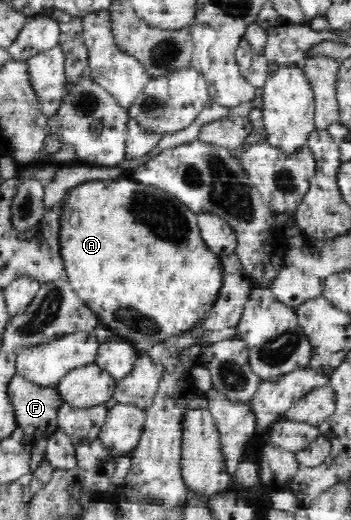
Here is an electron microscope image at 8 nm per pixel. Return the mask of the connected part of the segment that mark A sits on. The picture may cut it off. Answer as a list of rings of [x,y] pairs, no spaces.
[[[126,175],[115,180],[91,181],[82,183],[70,190],[64,216],[61,220],[60,242],[65,271],[67,272],[66,278],[71,282],[76,295],[86,302],[88,308],[98,314],[103,326],[112,330],[118,338],[128,342],[146,344],[150,348],[155,344],[162,346],[166,342],[182,338],[184,334],[201,326],[208,314],[214,310],[214,304],[218,302],[218,298],[222,294],[223,276],[226,273],[221,256],[216,255],[204,242],[197,221],[197,213],[176,197],[156,187],[138,184]]]

